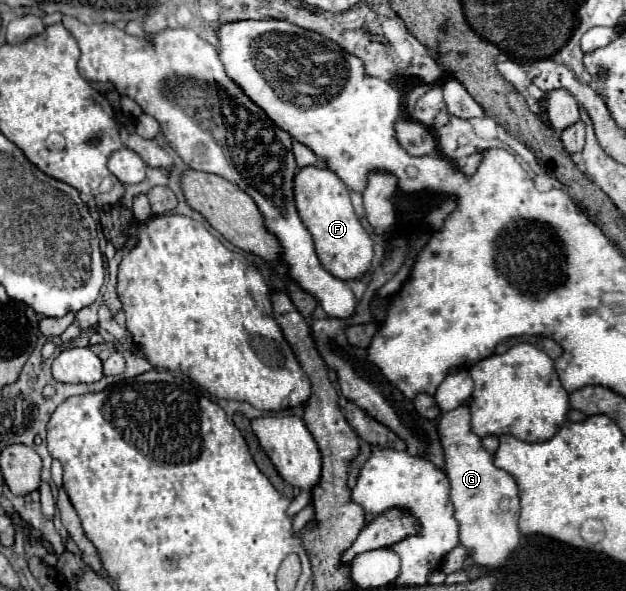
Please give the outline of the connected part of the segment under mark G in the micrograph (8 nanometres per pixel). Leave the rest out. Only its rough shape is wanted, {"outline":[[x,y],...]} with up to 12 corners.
{"outline":[[439,419],[461,545],[499,569],[519,545],[519,495],[471,431]]}

